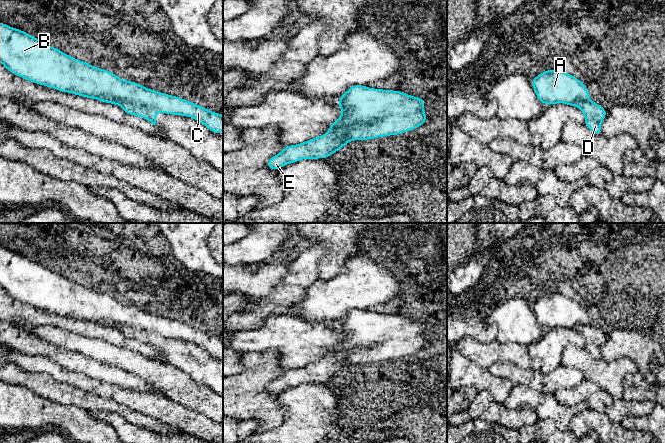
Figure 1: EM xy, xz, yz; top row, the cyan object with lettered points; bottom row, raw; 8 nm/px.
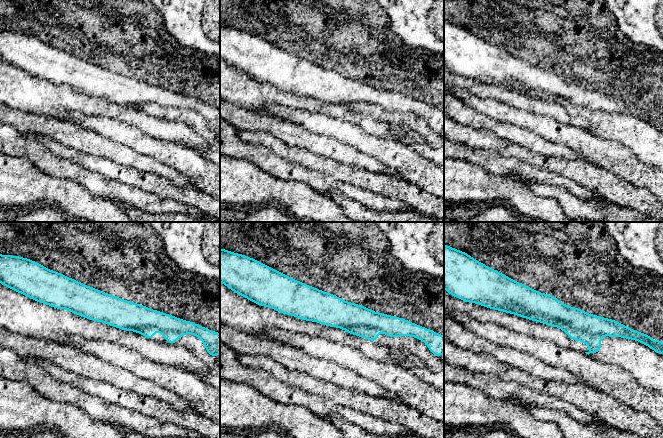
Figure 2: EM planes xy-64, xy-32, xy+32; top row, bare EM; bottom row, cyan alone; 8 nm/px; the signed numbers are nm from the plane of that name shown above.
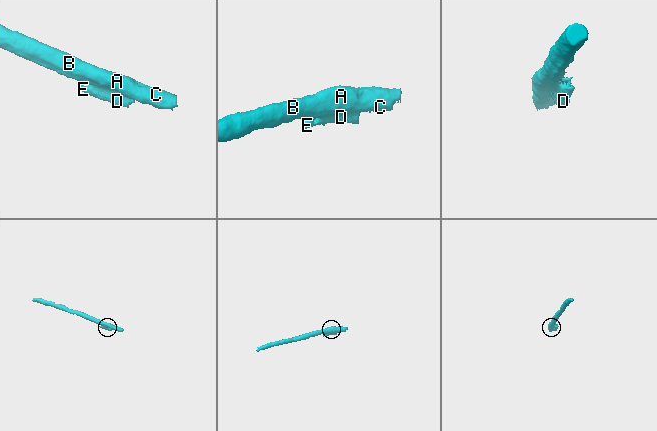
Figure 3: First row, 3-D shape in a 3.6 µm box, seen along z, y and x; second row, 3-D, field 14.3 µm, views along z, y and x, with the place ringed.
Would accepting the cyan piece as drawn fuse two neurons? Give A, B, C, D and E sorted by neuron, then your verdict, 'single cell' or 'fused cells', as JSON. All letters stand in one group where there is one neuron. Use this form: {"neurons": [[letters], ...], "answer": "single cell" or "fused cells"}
{"neurons": [["A", "B", "C"], ["D", "E"]], "answer": "fused cells"}

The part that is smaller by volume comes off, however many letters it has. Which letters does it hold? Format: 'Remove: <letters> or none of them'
Remove: D, E

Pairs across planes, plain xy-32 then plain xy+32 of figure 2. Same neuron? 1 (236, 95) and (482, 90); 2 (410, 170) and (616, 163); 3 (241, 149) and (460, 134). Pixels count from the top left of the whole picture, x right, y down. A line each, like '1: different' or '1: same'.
1: same
2: same
3: different

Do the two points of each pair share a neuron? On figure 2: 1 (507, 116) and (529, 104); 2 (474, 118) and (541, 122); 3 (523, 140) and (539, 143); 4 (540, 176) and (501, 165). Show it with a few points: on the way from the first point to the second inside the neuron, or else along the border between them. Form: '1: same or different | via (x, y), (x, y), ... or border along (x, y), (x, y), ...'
1: different | border along (499, 100), (511, 106), (544, 115)
2: different | border along (474, 108), (488, 116), (517, 126)
3: same | via (527, 140), (535, 143)
4: same | via (530, 173), (511, 167)

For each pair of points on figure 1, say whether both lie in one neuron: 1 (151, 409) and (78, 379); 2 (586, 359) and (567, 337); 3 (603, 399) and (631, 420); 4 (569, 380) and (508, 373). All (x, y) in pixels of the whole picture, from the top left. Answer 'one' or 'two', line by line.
1: one
2: two
3: two
4: one

